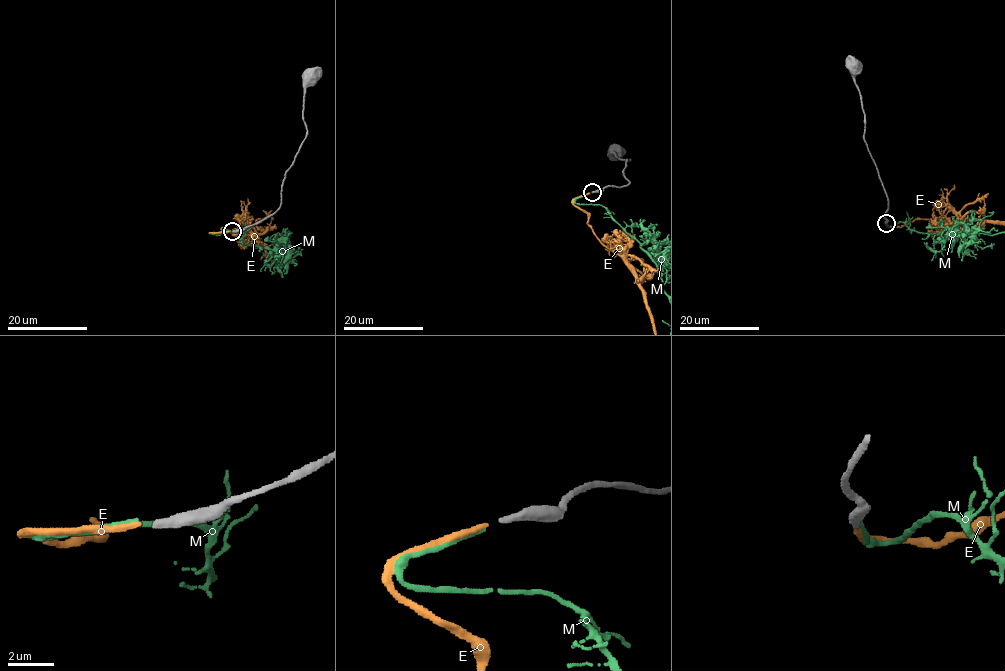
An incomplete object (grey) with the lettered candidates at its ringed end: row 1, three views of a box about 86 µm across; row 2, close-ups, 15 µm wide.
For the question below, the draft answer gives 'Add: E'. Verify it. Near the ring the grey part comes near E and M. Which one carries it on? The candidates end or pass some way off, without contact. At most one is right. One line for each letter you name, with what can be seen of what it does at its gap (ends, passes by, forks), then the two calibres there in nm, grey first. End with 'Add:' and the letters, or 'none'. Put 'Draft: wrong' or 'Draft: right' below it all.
E: It ends there. Thickness 320 nm (grey) against 240 nm
Add: E
Draft: right

